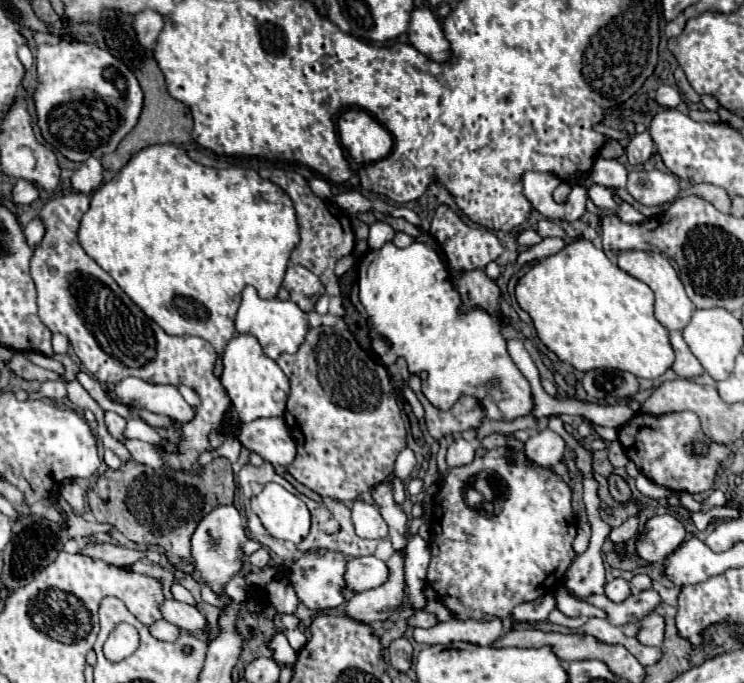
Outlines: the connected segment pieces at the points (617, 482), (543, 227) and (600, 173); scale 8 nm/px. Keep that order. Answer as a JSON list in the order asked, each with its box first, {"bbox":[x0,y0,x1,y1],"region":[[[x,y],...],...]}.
[{"bbox":[611,474,631,504],"region":[[[617,474],[611,476],[611,496],[613,496],[619,504],[631,502],[631,490],[629,490],[627,482],[625,482],[621,476],[617,476]]]},{"bbox":[537,218,565,238],"region":[[[545,218],[539,222],[537,232],[539,232],[541,238],[549,238],[549,236],[565,238],[565,230],[561,228],[561,224],[559,224],[559,222],[553,222],[553,220],[545,220]]]},{"bbox":[591,156,627,188],"region":[[[597,156],[593,162],[593,168],[591,168],[591,178],[601,186],[625,188],[627,170],[617,160],[605,160],[605,158]]]}]

